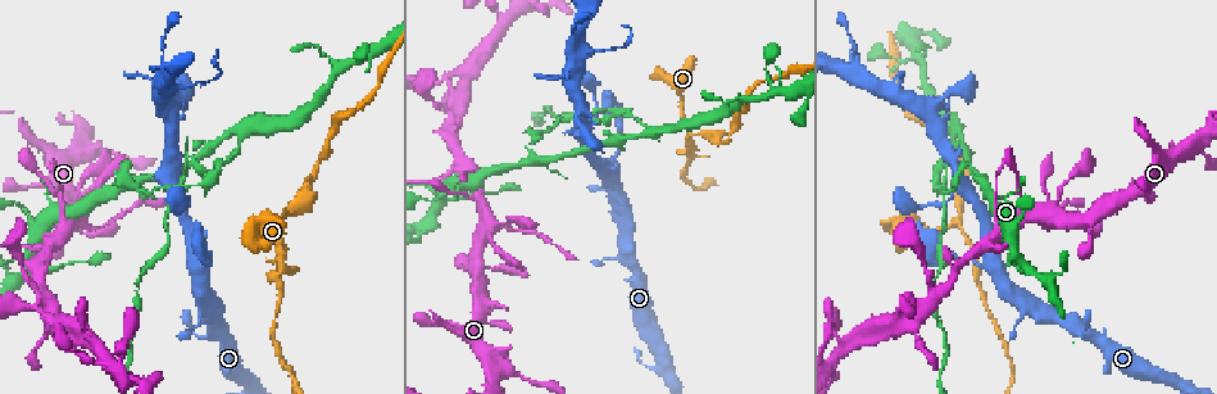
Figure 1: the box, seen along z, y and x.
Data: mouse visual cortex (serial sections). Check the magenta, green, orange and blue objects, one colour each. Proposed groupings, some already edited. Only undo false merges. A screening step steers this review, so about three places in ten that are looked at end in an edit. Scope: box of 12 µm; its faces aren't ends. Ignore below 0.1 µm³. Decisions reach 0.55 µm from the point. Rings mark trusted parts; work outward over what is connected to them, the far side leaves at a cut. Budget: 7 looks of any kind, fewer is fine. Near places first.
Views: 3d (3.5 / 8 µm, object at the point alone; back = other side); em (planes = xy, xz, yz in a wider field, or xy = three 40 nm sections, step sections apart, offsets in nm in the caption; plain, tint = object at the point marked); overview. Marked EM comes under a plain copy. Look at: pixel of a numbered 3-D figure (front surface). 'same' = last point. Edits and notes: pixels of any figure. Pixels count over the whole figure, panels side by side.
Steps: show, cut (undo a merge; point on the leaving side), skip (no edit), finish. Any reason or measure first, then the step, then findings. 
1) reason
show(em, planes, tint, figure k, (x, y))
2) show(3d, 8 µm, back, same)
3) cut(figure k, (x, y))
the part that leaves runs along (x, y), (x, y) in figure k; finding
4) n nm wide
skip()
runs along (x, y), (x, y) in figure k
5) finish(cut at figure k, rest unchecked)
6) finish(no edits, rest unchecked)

three arms meet
show(3d, 3.5 µm, figure 1, (688, 135))

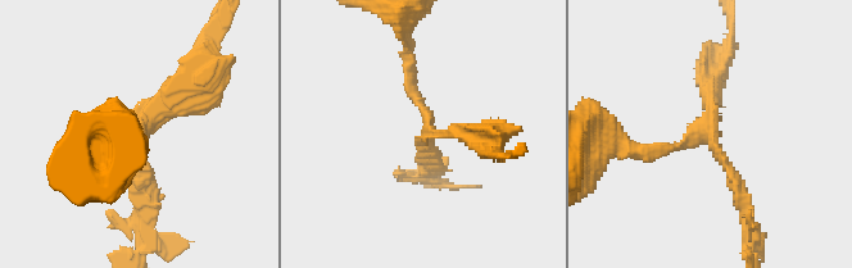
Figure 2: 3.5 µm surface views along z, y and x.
3 arms; arms of 150, 200, 250 nm
show(em, xy, step 5, tint, figure 2, (703, 125))

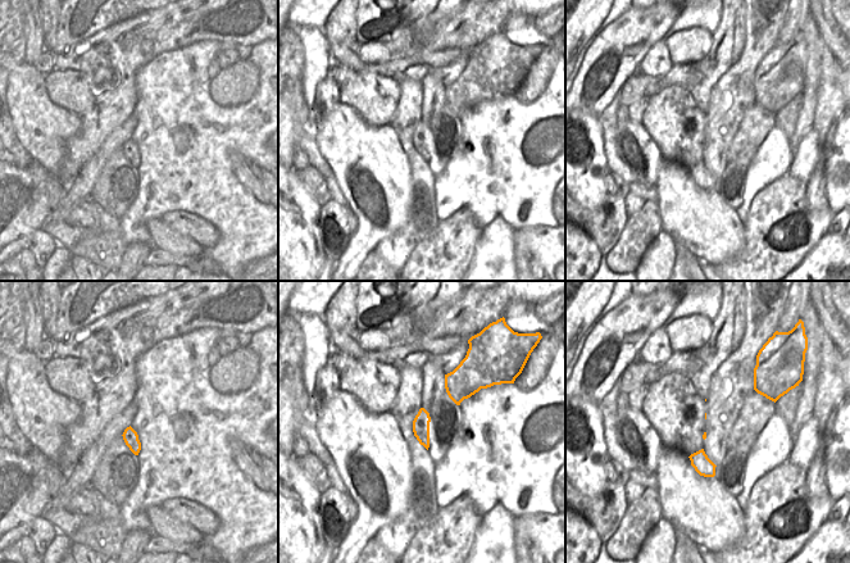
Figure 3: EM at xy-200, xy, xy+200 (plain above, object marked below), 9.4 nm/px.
skip()
runs along (408, 55), (435, 135), (495, 141) in figure 2; one cell here

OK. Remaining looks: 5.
arms part here
show(3d, 3.5 µm, figure 1, (929, 111))

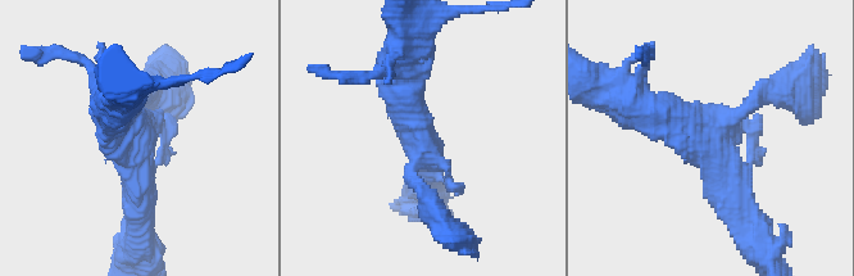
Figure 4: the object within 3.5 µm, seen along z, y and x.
show(em, xy, step 1, tint, figure 4, (713, 137))

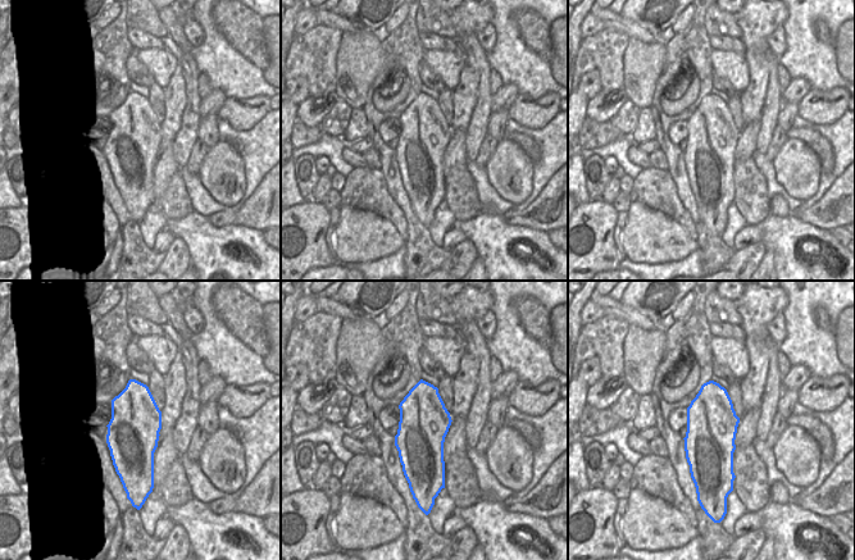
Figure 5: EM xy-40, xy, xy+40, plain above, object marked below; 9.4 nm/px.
skip()
one cell here

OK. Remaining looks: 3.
arms part here
show(em, planes, tint, figure 1, (239, 132))

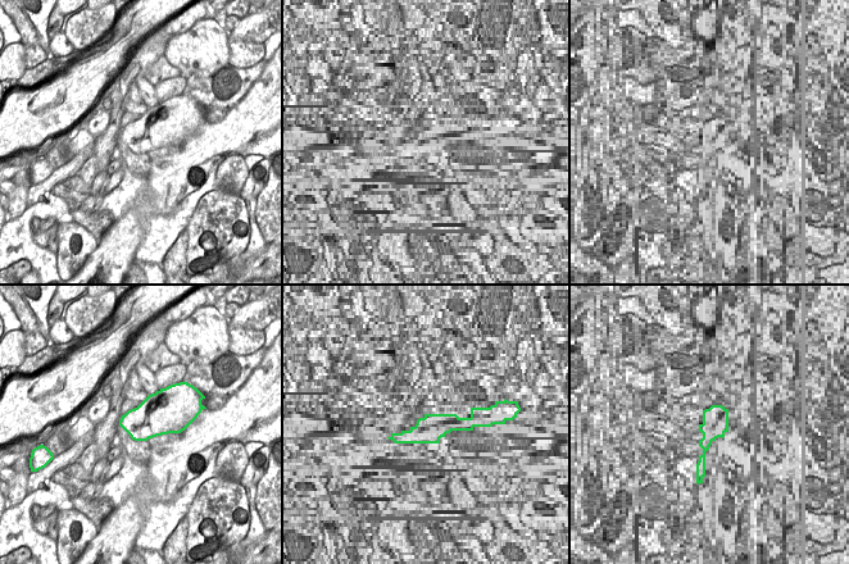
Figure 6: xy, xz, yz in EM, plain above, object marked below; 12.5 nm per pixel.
show(3d, 3.5 µm, same)

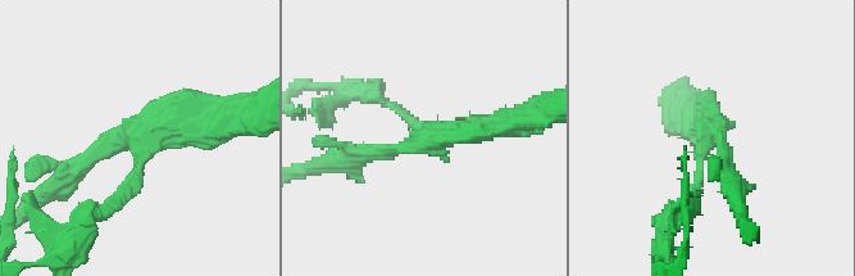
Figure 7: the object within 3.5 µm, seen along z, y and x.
3 arms
cut(figure 7, (116, 200))
the part that leaves runs along (140, 167), (60, 253) in figure 7; two cells meet here

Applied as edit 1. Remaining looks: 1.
finish(cut at figure 7, rest unchecked)

